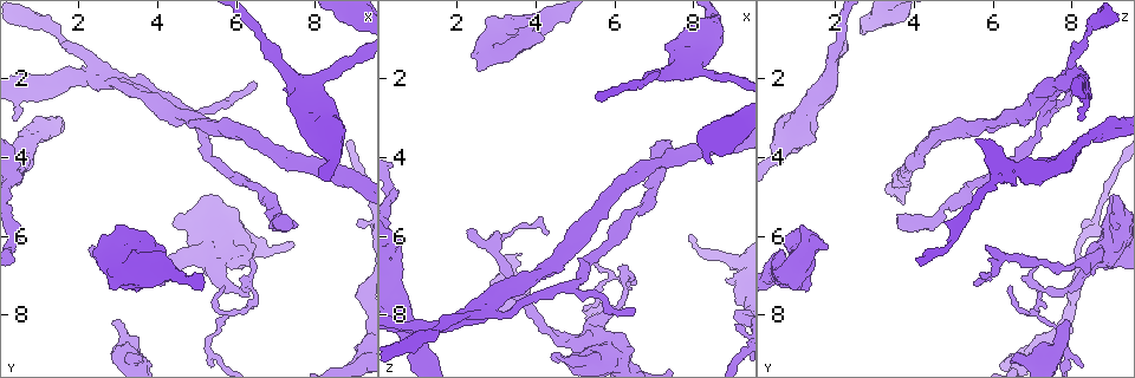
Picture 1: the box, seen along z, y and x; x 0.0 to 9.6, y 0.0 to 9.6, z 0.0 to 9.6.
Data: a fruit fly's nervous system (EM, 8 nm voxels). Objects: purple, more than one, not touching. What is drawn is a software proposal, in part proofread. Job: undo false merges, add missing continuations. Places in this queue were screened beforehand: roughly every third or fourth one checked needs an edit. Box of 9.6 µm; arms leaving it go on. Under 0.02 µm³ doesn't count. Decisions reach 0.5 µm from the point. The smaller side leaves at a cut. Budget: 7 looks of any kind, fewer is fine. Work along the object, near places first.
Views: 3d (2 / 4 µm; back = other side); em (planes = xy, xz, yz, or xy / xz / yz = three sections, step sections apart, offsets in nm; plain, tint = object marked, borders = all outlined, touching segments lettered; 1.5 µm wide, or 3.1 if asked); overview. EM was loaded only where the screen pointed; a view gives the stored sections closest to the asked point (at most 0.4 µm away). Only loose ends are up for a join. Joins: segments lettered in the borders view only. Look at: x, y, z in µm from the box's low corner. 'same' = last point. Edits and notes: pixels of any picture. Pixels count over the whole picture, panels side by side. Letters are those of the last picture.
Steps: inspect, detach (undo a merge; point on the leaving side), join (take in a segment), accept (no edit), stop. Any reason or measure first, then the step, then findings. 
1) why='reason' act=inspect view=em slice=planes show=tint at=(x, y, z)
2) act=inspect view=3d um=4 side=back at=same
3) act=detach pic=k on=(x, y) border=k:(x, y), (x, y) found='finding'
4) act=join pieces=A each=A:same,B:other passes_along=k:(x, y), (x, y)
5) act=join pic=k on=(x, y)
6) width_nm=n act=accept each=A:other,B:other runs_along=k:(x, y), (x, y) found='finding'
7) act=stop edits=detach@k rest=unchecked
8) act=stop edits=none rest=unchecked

why='an open end' act=inspect view=em slice=xy step=8 show=borders at=(2.80, 8.20, 8.00)

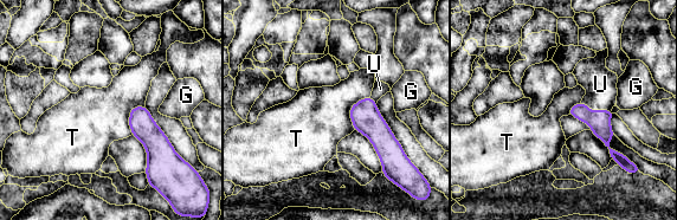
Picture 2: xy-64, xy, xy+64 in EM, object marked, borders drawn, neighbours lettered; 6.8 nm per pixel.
why='another direction' act=inspect view=em slice=xz step=8 show=borders at=same

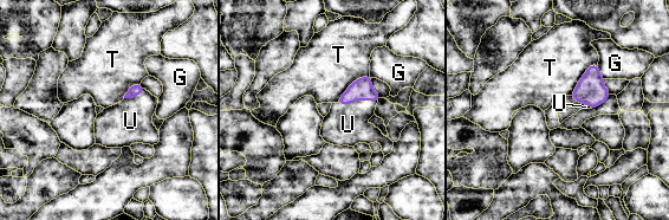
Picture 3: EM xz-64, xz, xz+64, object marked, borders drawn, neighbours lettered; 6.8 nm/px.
act=join pieces=U each=G:other,T:other,U:same passes_along=3:(361, 89), (356, 101), (348, 124) found='it goes on there'

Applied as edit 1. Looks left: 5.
why='see it whole again' act=inspect view=overview

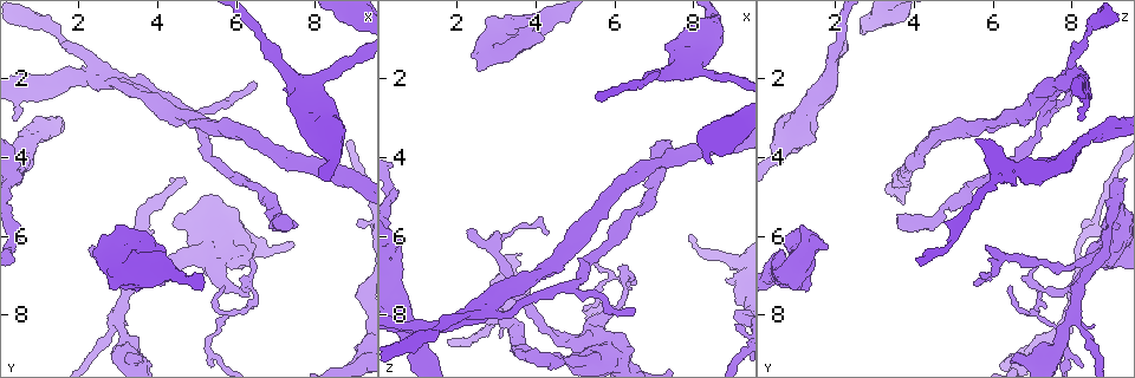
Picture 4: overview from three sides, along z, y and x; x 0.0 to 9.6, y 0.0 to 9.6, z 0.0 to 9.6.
why='thin neck' act=inspect view=em slice=planes show=tint at=(0.85, 3.40, 8.55)

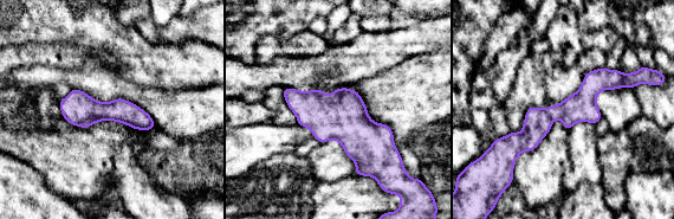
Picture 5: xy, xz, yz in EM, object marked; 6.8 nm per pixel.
act=inspect view=em slice=planes show=borders at=same

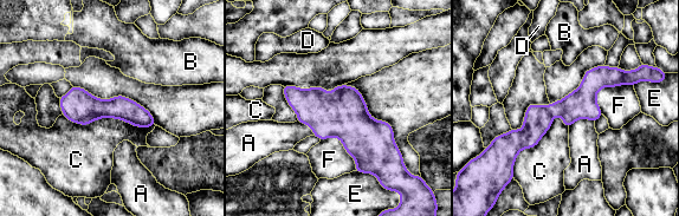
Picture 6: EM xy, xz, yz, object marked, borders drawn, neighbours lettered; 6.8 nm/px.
width_nm=180 act=accept each=A:other,B:other,C:other,D:other,E:other,F:other runs_along=6:(632, 82), (600, 78), (504, 138) found='all the same neuron'

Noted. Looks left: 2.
why='branch stops here' act=inspect view=3d um=4 at=(3.25, 1.85, 8.05)

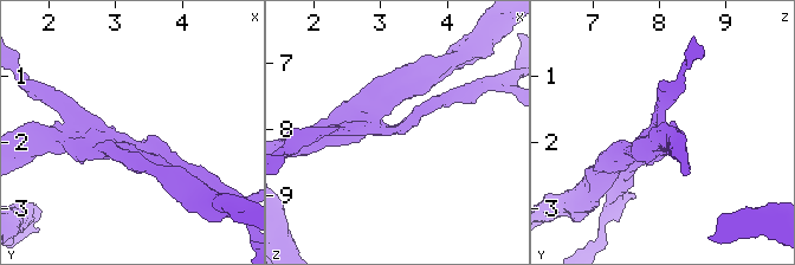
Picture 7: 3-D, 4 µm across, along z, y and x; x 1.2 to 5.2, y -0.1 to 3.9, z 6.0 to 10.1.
act=inspect view=em slice=planes show=borders at=(3.15, 1.90, 8.05)

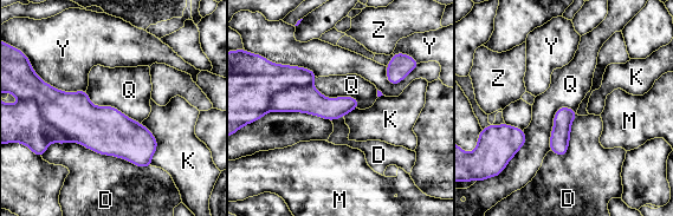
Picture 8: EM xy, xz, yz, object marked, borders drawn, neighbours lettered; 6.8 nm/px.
act=accept each=D:other,K:other,M:other,Q:other,Y:other,Z:other border=8:(315, 77), (357, 108) found='none of them fits'

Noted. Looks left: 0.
act=stop edits=join@3 rest=unchecked

